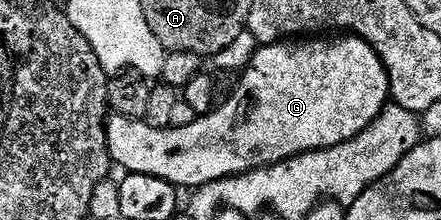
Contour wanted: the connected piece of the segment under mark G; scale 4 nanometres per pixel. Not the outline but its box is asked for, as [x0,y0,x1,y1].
[107,35,391,191]

